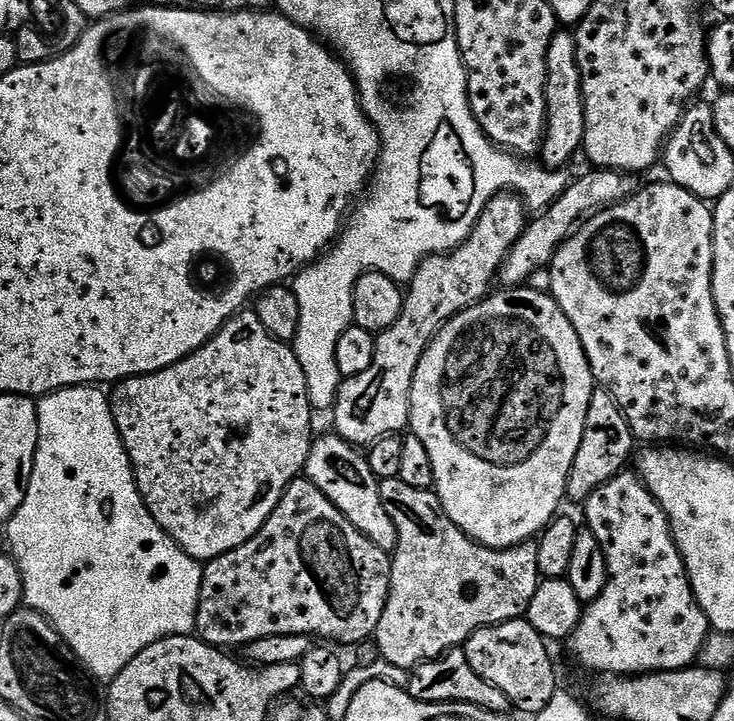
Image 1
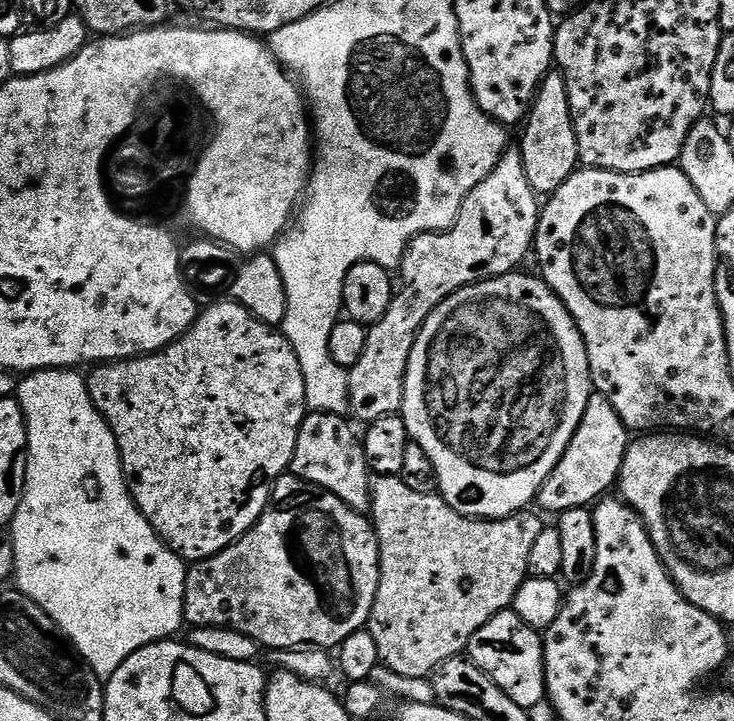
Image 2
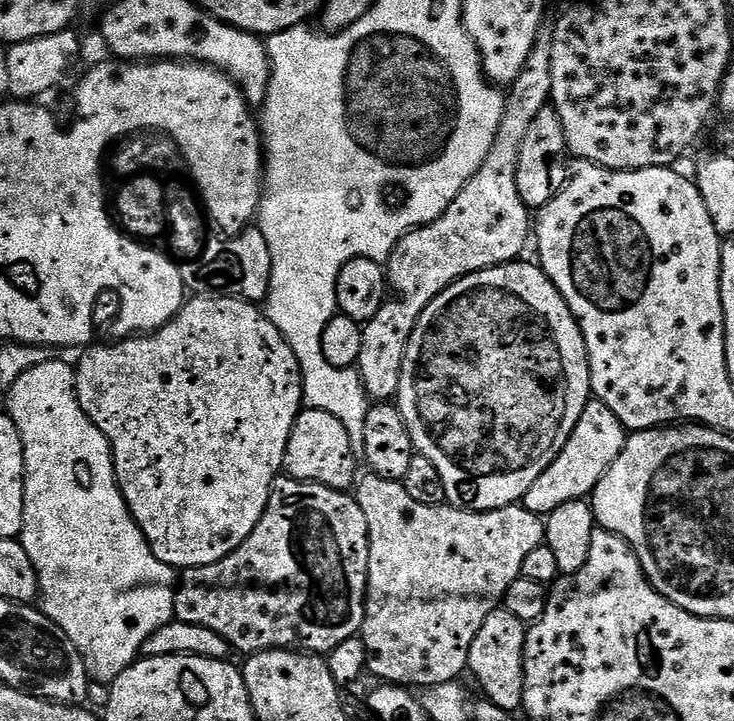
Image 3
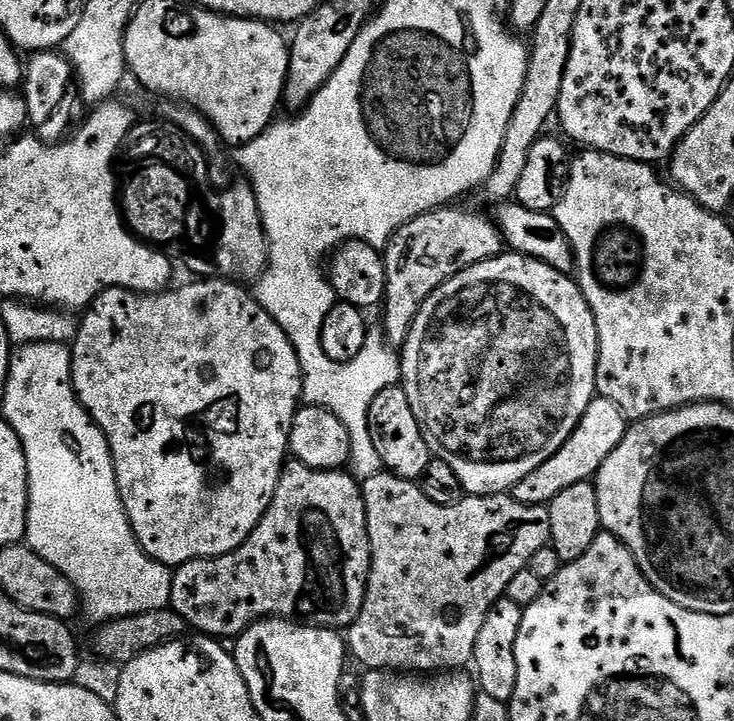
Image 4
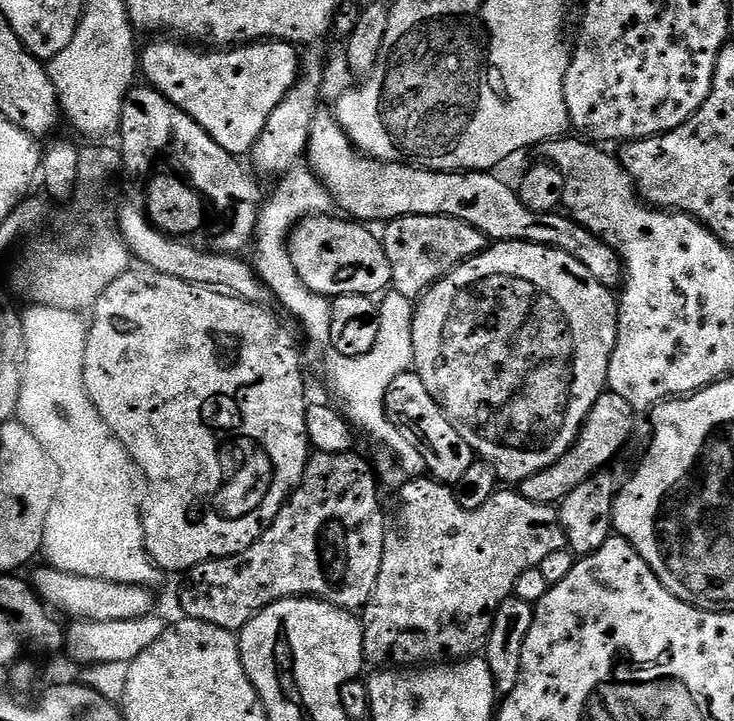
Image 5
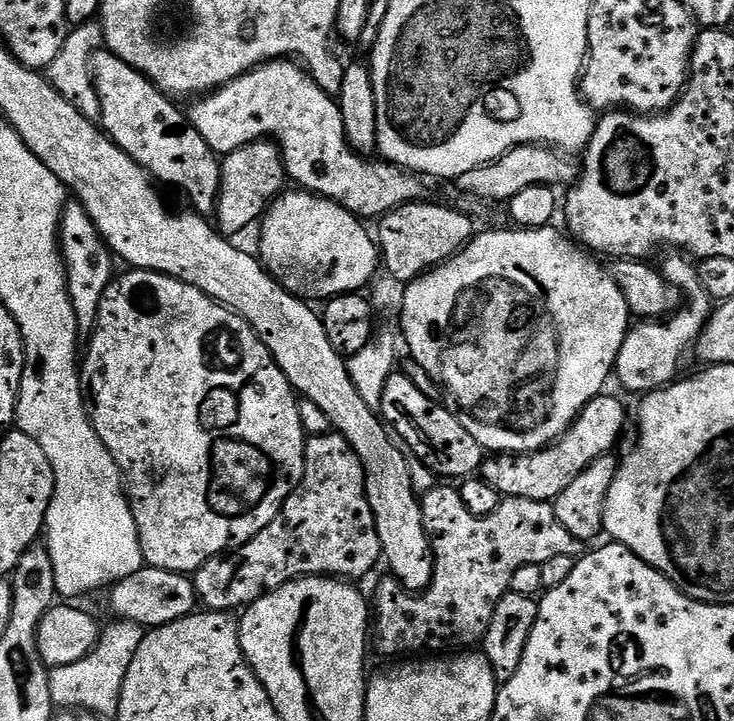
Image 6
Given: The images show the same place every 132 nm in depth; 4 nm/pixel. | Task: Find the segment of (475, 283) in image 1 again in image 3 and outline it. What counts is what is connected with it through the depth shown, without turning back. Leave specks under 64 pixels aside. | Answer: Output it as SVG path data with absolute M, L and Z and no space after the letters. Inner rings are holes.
M541 31L540 37L534 42L534 50L530 50L530 58L526 58L526 66L522 66L522 74L510 85L504 101L502 122L498 126L498 134L494 134L494 142L490 145L490 154L482 162L482 166L462 186L458 198L454 198L448 207L434 222L423 224L420 228L413 228L407 232L392 252L392 257L386 261L386 275L388 287L393 298L385 299L384 305L374 314L374 318L367 321L362 328L362 350L358 361L360 379L373 401L388 402L400 388L400 379L404 376L404 359L408 356L408 343L412 340L412 331L417 331L422 314L426 306L438 294L442 294L454 282L464 276L493 268L499 264L511 264L524 247L530 244L530 210L522 202L518 194L518 154L522 150L522 142L534 118L542 114L542 110L549 107L552 98L552 75L550 62L552 61L552 33Z

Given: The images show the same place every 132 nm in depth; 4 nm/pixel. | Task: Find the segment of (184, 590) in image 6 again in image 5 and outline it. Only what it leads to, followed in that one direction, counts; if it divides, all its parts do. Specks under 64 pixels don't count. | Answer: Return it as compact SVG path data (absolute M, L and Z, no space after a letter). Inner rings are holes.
M51 566L31 569L32 591L49 609L61 612L61 617L90 622L130 622L134 618L153 615L156 600L149 587L137 584L119 584L102 578L86 578L78 574L63 572Z

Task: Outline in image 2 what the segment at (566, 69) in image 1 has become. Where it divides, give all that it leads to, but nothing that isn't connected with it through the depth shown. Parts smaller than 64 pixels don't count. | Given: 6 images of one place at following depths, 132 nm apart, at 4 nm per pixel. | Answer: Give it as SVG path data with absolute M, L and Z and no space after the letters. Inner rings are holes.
M552 70L545 76L536 91L536 98L532 101L532 109L528 111L528 119L524 121L522 131L524 137L518 141L518 147L526 166L526 178L537 194L547 198L571 178L580 164L580 151L570 114L570 98L560 71Z

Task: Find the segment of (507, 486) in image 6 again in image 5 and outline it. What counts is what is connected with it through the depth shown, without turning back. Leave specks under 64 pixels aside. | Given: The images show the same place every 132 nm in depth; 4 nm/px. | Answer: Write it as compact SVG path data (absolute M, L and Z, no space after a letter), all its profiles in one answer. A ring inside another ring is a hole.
M606 390L585 418L583 426L580 427L580 437L573 442L572 449L549 468L543 468L533 476L519 481L520 495L535 504L559 505L570 494L570 490L582 486L582 482L609 467L608 463L623 450L624 443L631 438L632 423L636 419L637 413L630 406L630 402L626 402L626 398L618 398L618 394Z

